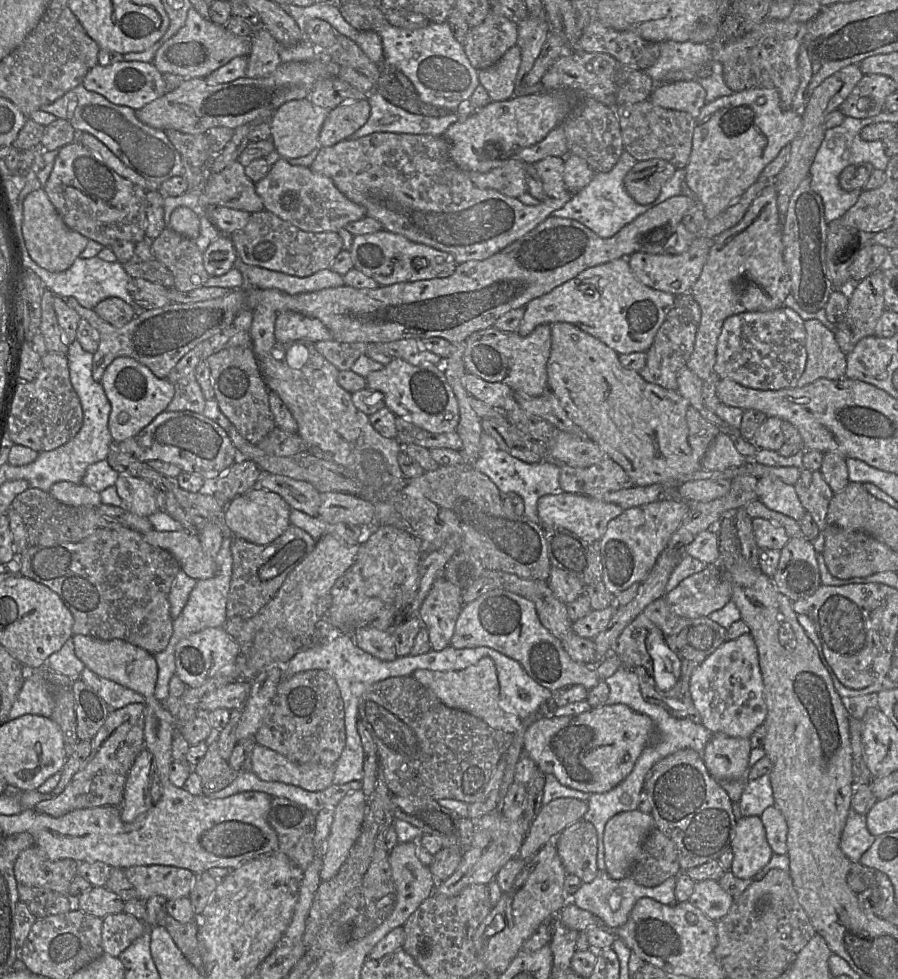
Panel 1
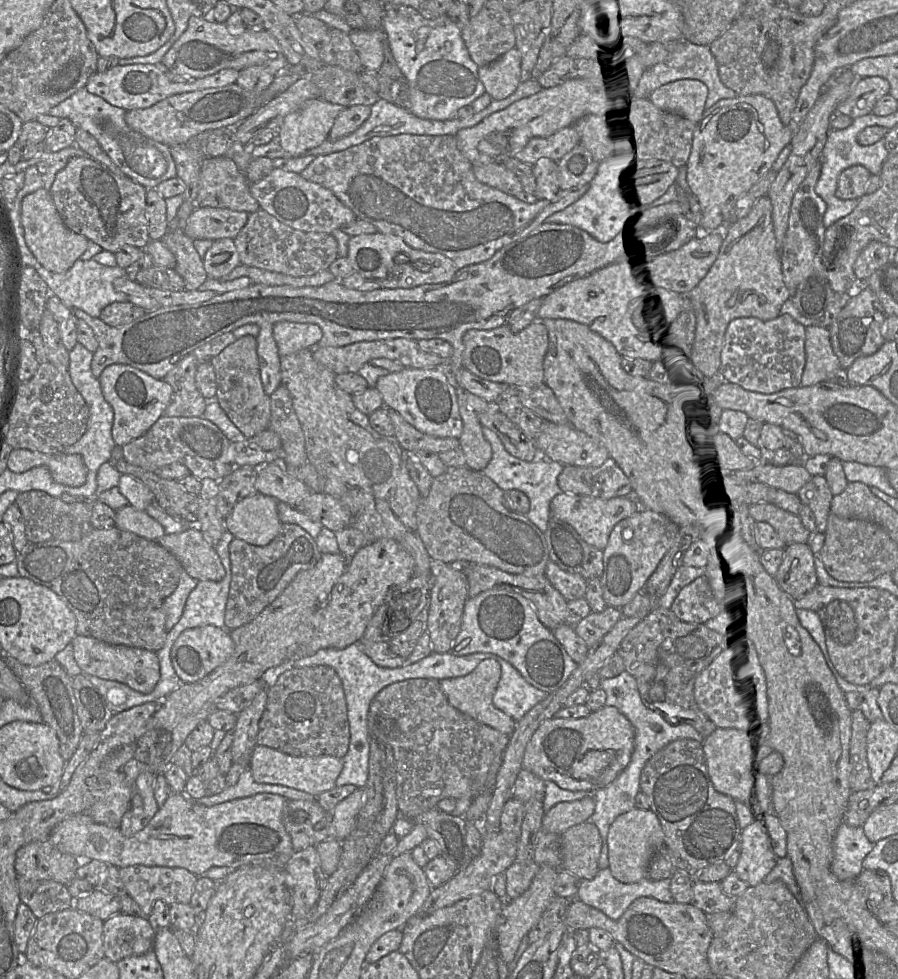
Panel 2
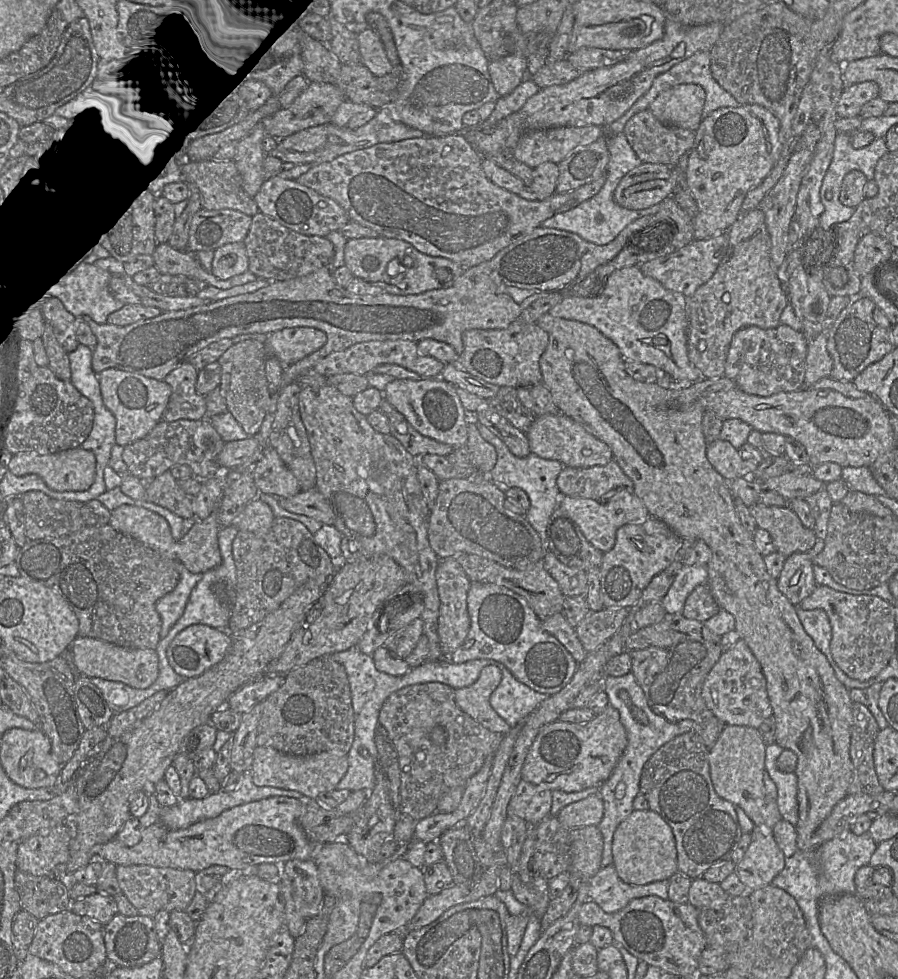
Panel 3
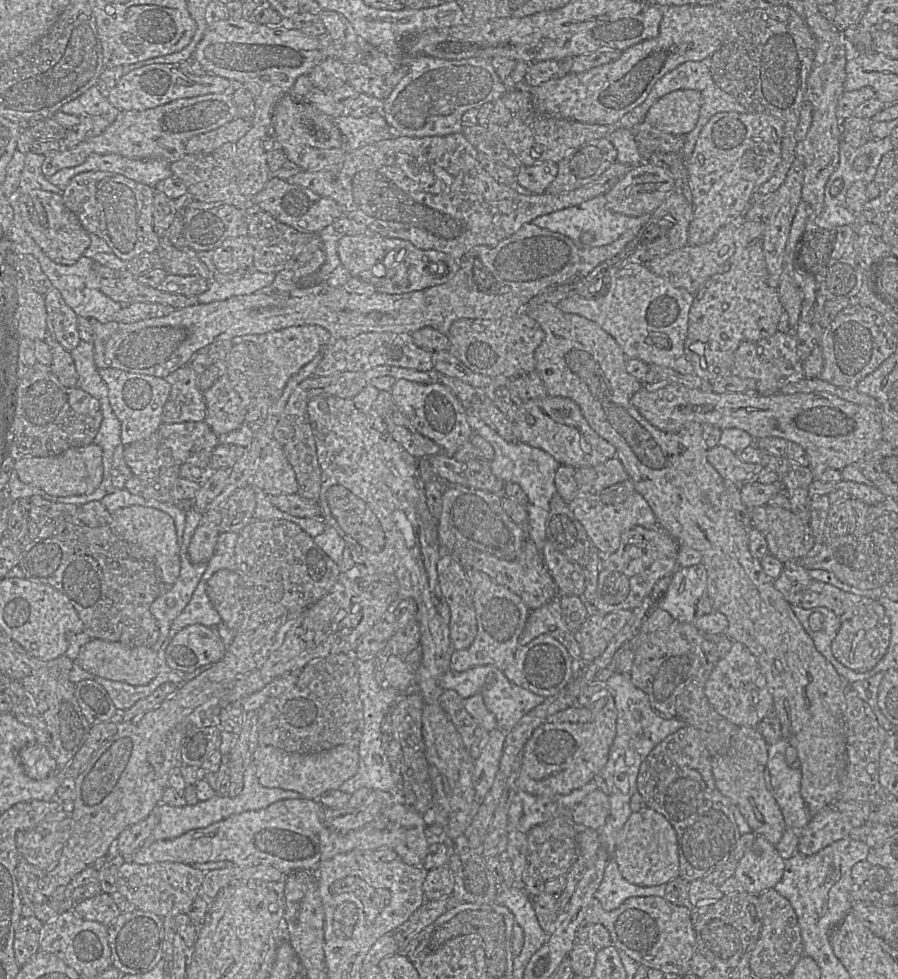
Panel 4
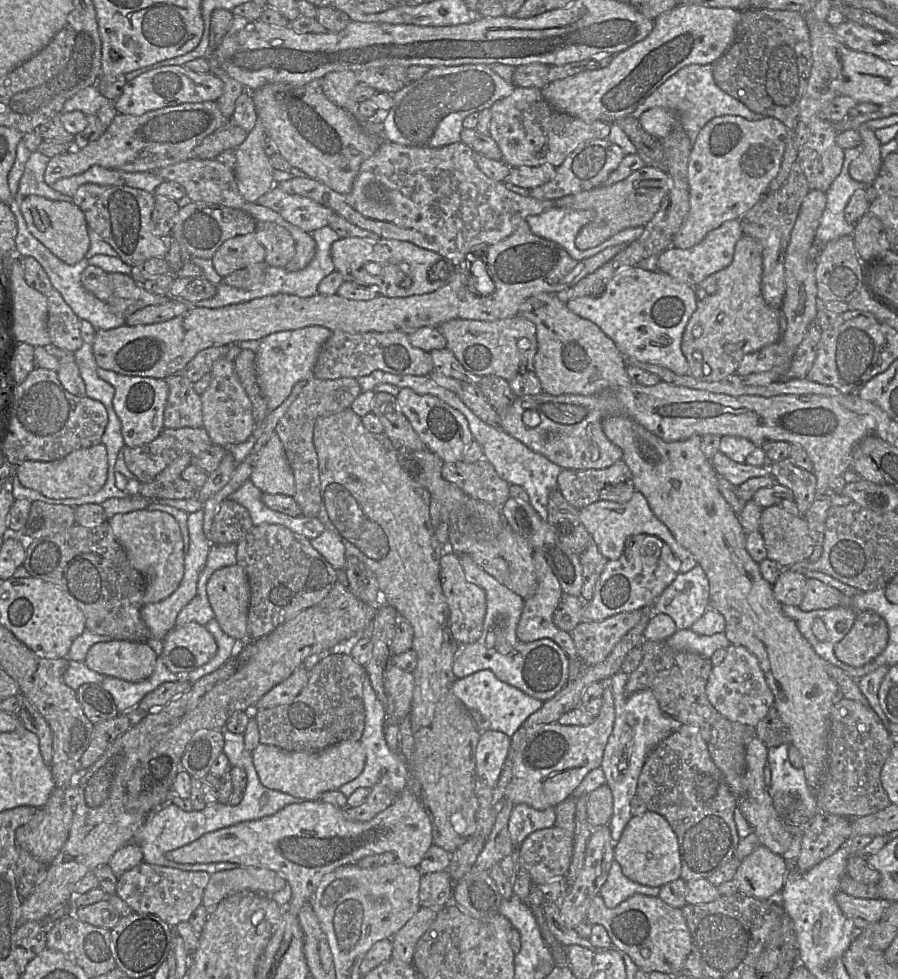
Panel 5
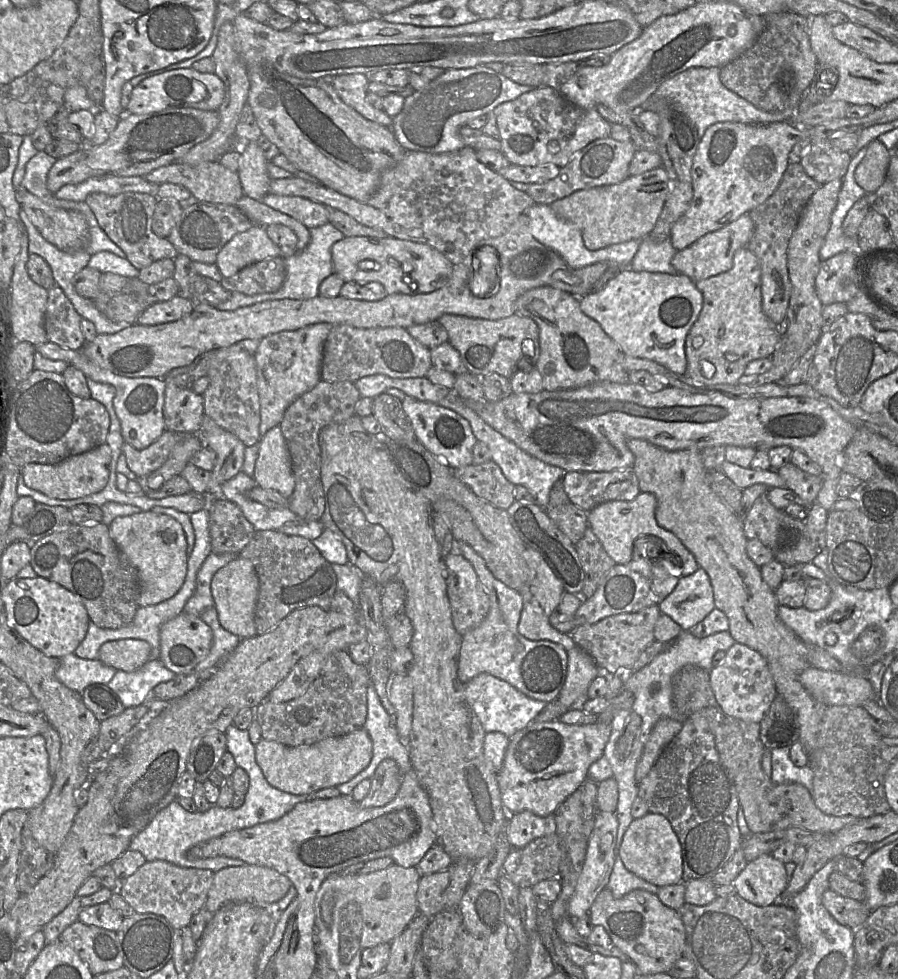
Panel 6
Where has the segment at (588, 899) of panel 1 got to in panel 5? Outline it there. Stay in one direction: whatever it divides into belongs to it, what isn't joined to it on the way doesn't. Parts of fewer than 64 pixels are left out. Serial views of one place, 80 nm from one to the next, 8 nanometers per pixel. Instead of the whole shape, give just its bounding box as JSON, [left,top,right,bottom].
[599,860,660,908]

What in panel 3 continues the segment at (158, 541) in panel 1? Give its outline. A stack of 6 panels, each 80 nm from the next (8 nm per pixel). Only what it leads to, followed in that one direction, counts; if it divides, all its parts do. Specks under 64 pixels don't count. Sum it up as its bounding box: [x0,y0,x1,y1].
[176,506,222,574]

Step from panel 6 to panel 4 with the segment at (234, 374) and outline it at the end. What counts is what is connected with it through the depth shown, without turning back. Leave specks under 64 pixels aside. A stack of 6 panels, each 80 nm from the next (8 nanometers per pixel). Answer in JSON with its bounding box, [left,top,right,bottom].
[203,378,242,438]

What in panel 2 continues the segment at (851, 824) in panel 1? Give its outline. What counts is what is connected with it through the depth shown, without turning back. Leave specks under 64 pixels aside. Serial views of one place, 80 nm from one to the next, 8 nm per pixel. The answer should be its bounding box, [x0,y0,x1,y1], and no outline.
[831,822,874,881]

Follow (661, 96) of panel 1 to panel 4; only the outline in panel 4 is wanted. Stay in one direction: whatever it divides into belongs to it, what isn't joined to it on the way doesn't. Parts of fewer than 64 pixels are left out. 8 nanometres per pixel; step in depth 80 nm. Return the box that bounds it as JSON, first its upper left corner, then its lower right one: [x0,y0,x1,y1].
[642,91,702,136]

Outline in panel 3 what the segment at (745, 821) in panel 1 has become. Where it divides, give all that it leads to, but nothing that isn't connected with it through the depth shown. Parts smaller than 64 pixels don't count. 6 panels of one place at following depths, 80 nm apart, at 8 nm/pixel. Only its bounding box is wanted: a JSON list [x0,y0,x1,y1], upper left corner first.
[733,826,785,891]

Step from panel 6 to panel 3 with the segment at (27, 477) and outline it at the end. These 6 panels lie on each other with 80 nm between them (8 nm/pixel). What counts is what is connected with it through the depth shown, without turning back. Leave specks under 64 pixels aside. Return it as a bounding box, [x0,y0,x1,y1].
[8,447,96,491]

